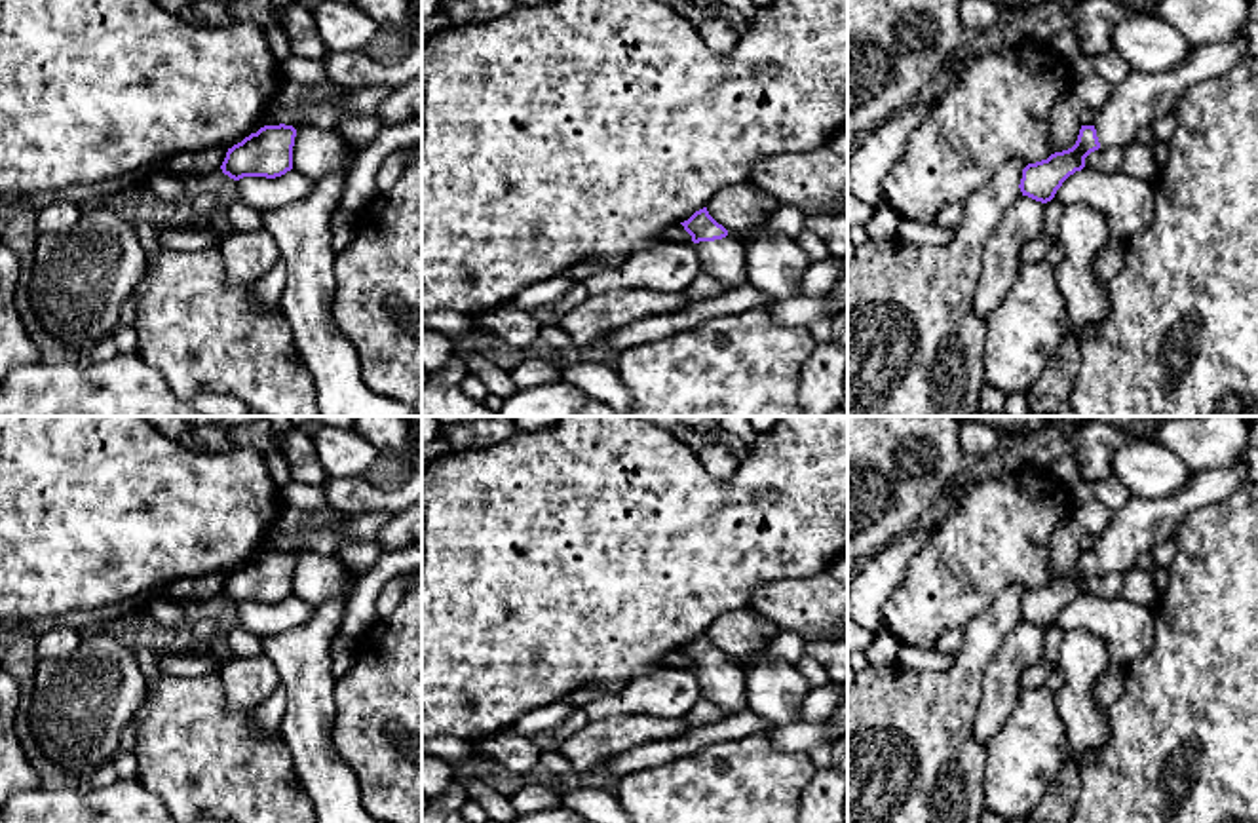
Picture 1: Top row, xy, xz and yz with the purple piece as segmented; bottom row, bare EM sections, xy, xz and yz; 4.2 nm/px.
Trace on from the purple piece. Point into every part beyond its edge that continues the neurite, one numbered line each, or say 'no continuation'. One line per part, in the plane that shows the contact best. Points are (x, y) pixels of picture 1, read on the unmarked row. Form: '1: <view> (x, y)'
1: xz (724, 685)

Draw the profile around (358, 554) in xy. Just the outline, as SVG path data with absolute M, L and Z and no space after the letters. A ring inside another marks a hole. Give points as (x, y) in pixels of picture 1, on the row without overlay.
M344 536L340 540L336 557L355 568L357 572L369 572L371 568L376 566L378 559L382 555L382 549L376 542L372 540L359 540L352 536Z

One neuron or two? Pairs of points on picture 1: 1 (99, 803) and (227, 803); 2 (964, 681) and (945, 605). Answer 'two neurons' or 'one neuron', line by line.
1: two neurons
2: two neurons

